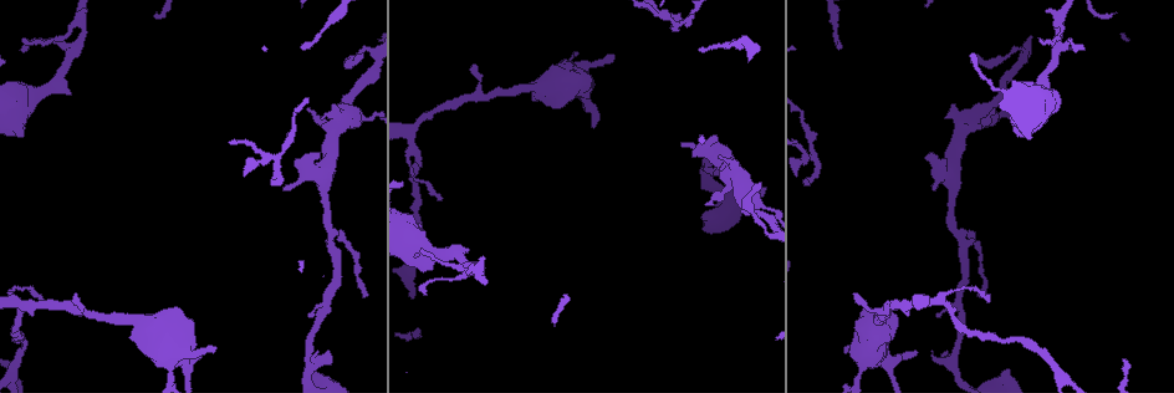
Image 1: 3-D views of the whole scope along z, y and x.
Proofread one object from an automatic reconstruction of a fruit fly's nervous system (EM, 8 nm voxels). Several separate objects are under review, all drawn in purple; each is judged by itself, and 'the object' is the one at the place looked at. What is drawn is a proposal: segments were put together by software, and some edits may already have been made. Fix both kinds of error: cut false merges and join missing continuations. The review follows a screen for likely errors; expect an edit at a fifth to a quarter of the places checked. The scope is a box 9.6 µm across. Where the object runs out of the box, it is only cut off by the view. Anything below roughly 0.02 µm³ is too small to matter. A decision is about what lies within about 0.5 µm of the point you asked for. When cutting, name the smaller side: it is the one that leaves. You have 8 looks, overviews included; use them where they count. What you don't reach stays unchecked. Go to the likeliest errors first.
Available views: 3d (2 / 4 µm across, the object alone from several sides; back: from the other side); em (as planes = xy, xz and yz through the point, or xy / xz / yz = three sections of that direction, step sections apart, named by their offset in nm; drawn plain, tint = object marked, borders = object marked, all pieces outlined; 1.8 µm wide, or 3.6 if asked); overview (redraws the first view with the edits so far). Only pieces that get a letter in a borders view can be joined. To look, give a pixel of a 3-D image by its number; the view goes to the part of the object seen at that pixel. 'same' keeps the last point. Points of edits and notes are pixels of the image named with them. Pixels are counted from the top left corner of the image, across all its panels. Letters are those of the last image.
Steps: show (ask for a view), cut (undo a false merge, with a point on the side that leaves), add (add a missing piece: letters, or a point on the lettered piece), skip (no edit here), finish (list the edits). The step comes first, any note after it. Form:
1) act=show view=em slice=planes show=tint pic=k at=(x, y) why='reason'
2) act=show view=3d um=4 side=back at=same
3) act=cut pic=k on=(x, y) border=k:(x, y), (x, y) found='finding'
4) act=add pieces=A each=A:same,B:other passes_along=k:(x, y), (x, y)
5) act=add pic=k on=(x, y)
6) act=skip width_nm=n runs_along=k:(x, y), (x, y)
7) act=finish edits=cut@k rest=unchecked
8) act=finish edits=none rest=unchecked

act=show view=3d um=4 pic=1 at=(328, 351) why='branch stops here'

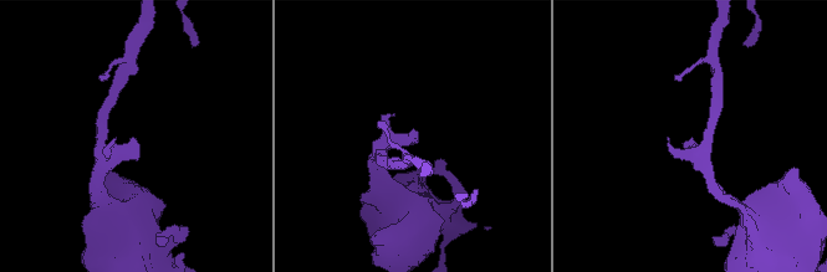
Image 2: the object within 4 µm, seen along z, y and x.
act=show view=em slice=xy step=8 show=borders pic=2 at=(693, 140)

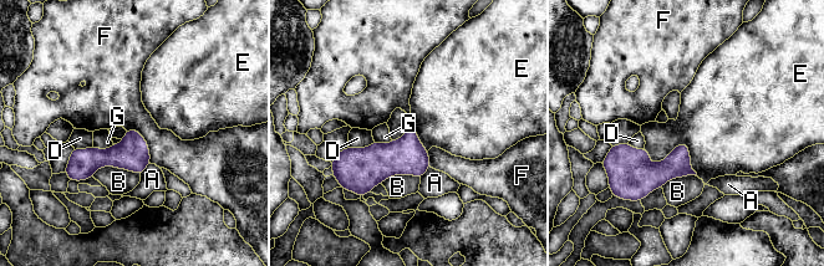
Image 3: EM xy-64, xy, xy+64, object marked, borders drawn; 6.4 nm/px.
act=show view=em slice=planes show=borders at=same why='cut it another way'

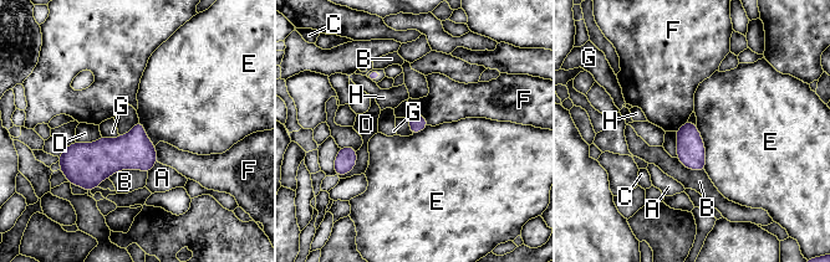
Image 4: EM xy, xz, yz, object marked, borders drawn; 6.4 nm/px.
act=skip width_nm=110 each=A:other,B:other,C:other,D:other,E:other,F:other,G:other,H:other border=4:(696, 126), (704, 145), (706, 170) found='none of them fits'

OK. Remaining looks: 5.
act=show view=em slice=xz step=8 show=tint pic=1 at=(329, 238) why='branch point'

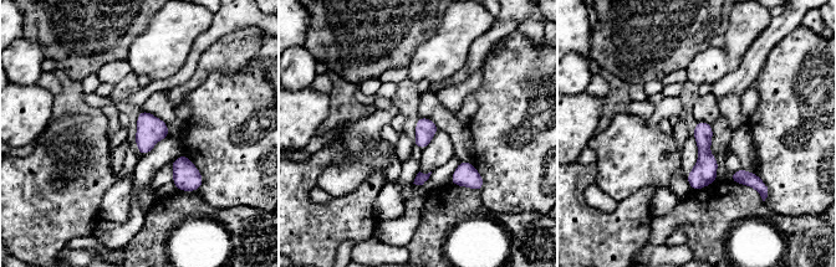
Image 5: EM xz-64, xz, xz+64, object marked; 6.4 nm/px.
act=show view=em slice=planes show=borders at=same why='another direction'

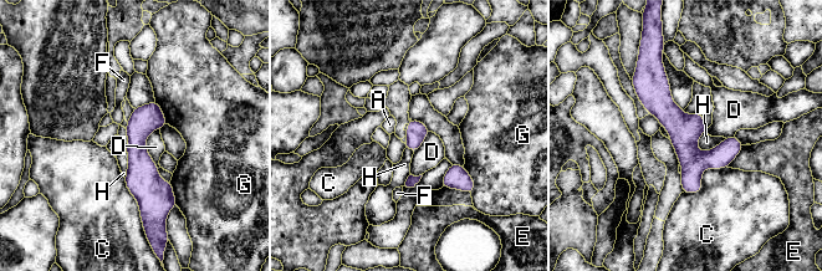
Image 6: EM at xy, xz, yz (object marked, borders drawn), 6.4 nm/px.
act=skip width_nm=140 longest_contact=D:360nm each=A:other,C:other,D:other,E:other,F:other,G:other,H:other found='all the same neuron'

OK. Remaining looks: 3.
act=show view=3d um=2 side=back pic=1 at=(914, 352) why='an open end'

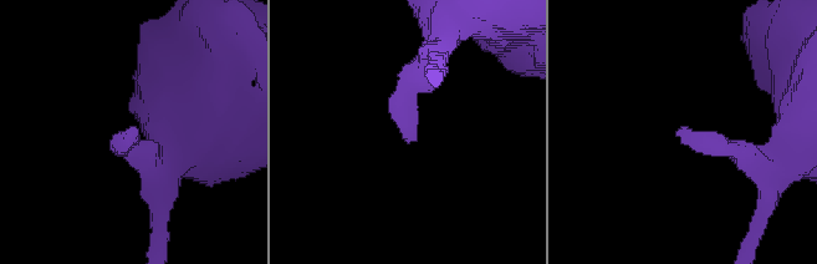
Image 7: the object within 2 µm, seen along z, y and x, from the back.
act=show view=em slice=planes show=borders pic=7 at=(680, 130) why='now the EM'

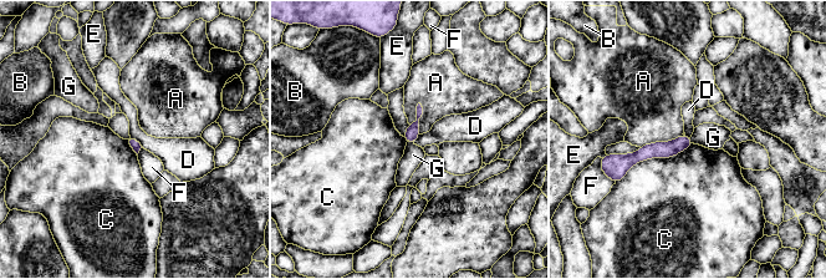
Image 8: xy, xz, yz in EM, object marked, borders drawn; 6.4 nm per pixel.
act=skip each=A:other,B:other,C:other,D:other,E:other,F:other,G:other border=8:(129, 135), (142, 146) found='none of them fits'

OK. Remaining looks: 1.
act=finish edits=none rest=unchecked

